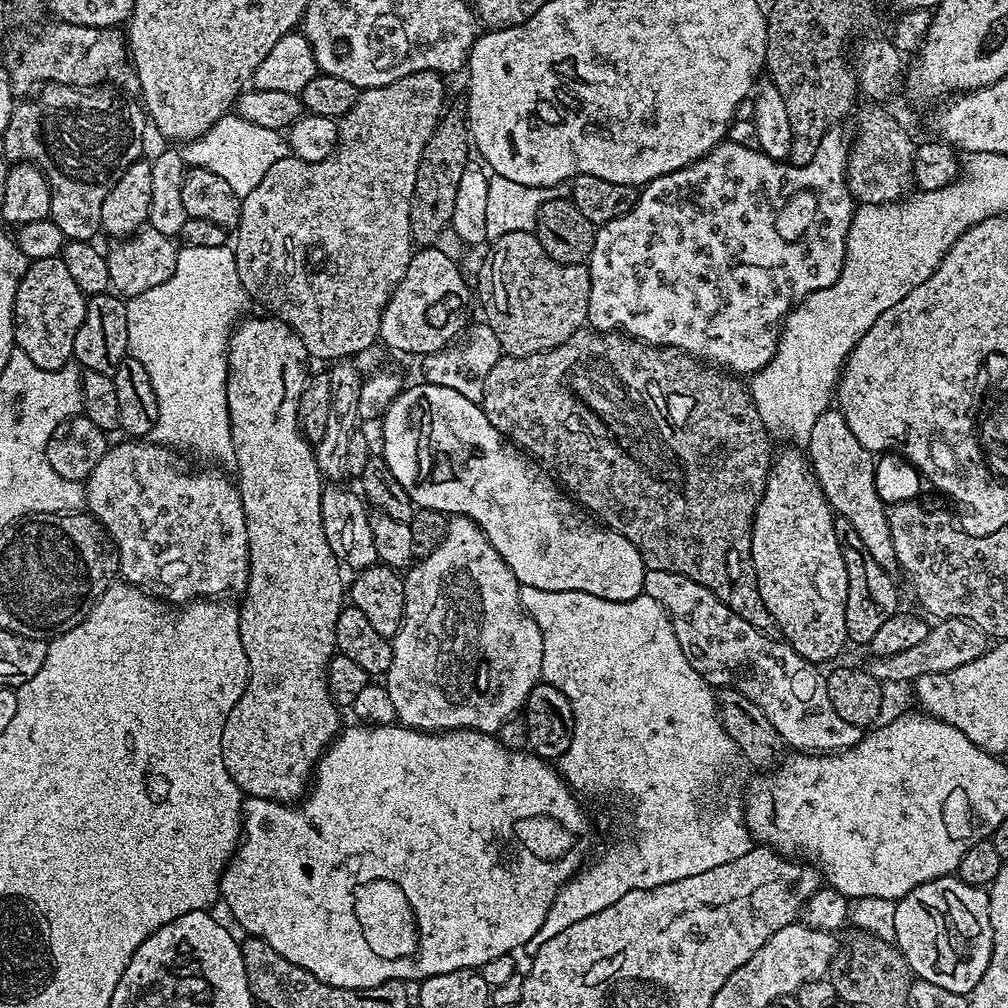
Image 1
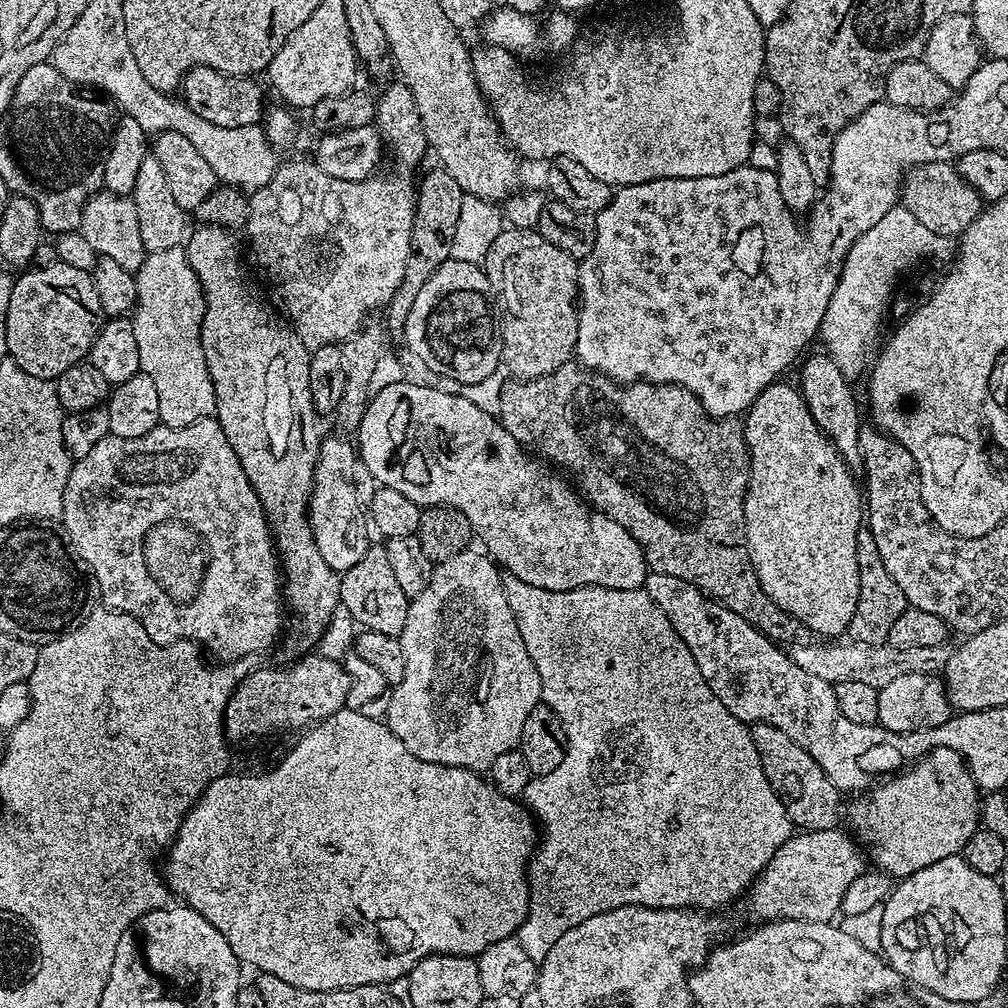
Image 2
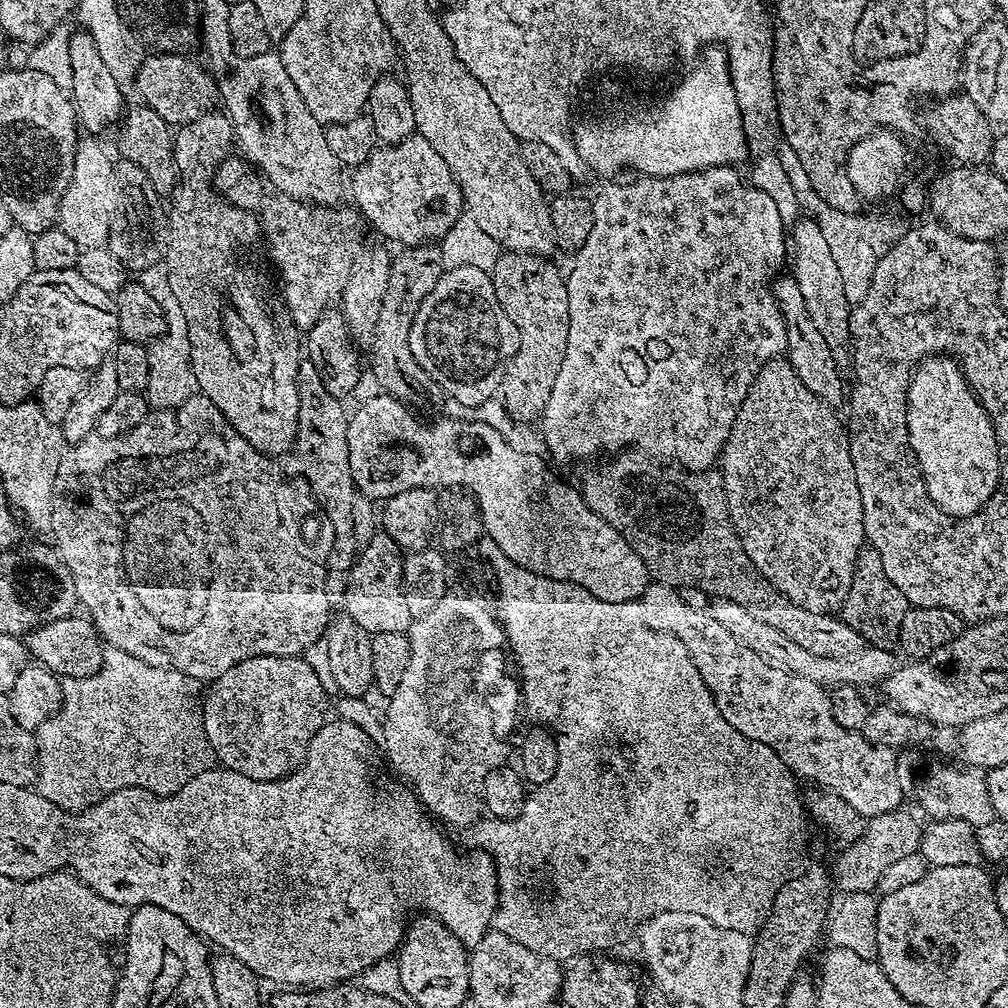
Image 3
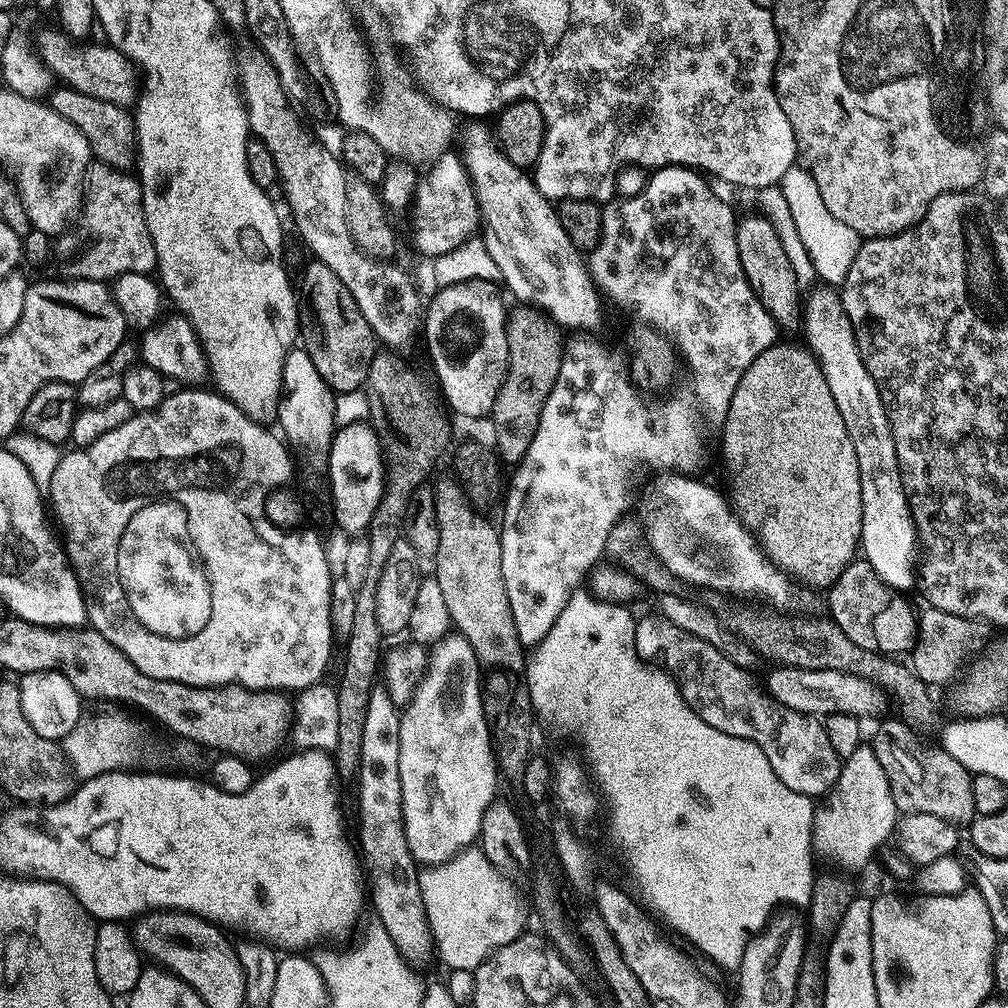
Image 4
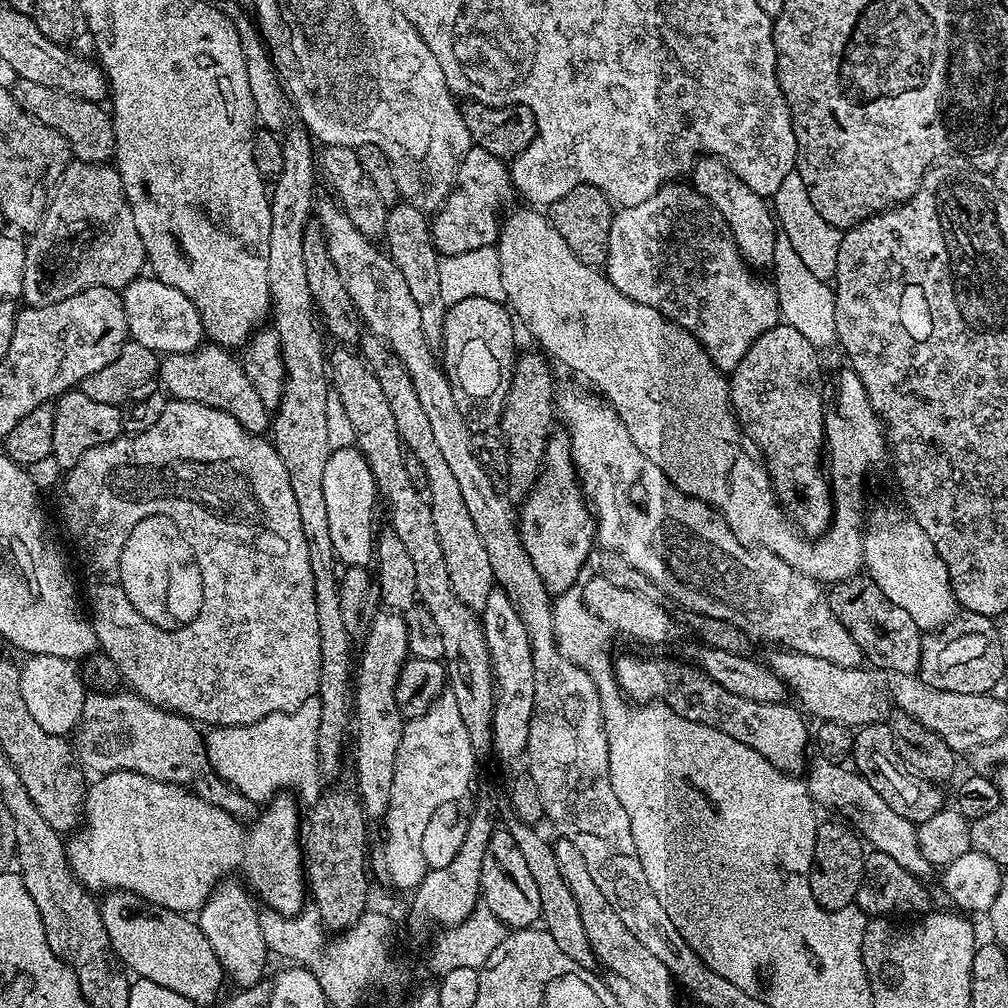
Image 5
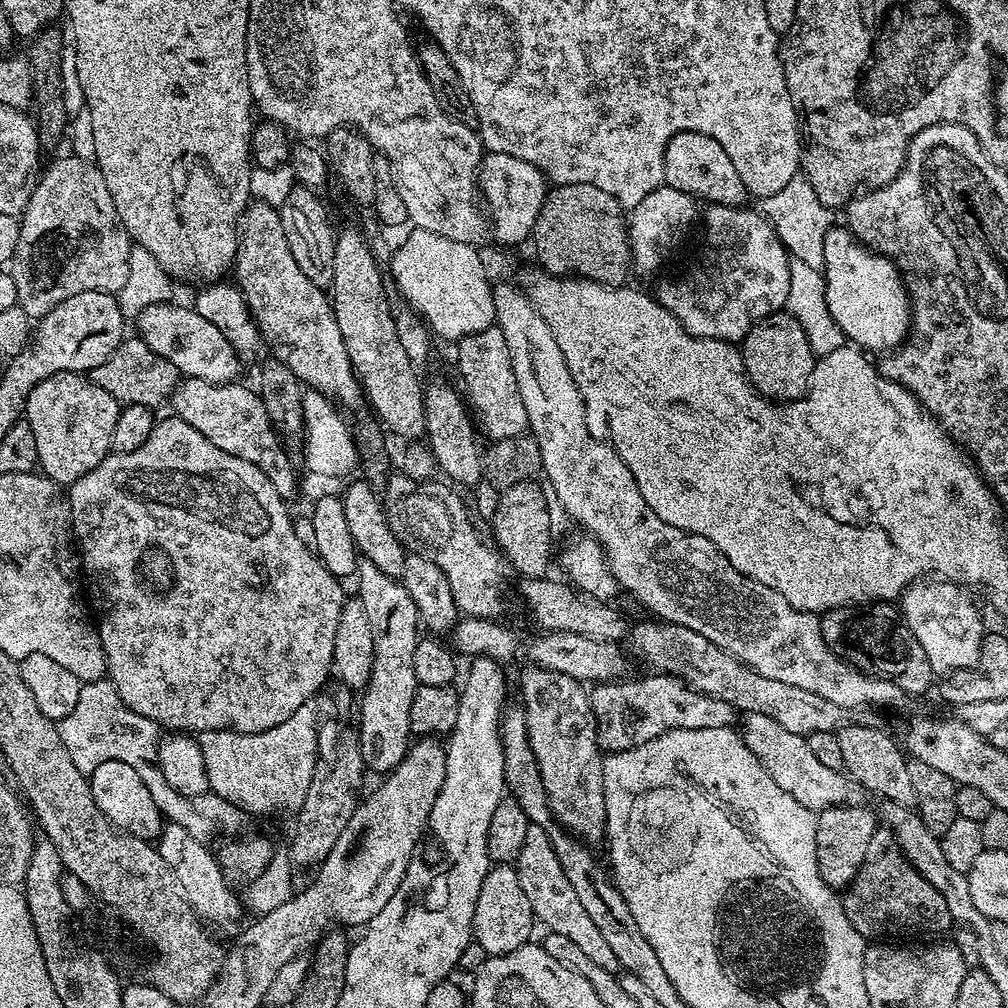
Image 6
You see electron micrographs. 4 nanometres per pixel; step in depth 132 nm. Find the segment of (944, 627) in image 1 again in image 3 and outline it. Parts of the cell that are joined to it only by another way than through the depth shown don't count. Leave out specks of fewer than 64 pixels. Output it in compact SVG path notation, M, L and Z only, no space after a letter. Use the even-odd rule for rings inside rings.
M713 599L709 604L712 605L707 605L706 610L712 615L714 622L719 622L724 629L730 630L730 634L734 634L734 638L738 638L742 646L754 650L754 654L758 654L762 662L766 662L771 668L782 670L788 676L801 676L825 686L852 684L864 690L867 689L867 684L883 685L884 679L898 667L898 660L891 656L893 653L889 649L871 646L862 647L854 654L846 654L846 658L821 658L818 654L810 654L810 650L802 650L802 646L790 642L790 638L774 630L774 626L758 622L758 618L738 606L738 602Z

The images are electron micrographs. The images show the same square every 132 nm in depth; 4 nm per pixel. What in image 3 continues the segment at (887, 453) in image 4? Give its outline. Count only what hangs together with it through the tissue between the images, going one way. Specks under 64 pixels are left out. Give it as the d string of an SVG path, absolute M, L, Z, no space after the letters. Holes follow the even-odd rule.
M811 218L797 219L791 225L790 275L798 282L798 290L802 290L802 299L806 301L806 310L810 310L810 318L814 318L814 326L818 326L818 334L826 338L826 346L830 346L837 362L847 361L852 343L848 321L850 305L842 290L842 278L838 275L834 254L830 254L830 245Z

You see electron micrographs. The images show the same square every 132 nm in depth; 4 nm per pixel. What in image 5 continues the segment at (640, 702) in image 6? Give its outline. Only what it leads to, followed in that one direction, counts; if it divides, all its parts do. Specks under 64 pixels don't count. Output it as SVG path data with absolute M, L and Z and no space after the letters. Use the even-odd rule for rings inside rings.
M624 656L618 660L615 670L620 691L629 701L662 701L682 718L722 730L722 734L730 734L730 738L758 750L766 762L782 772L800 774L805 771L809 759L808 748L810 752L810 728L808 732L809 721L803 711L788 712L787 703L784 702L763 704L750 698L738 698L738 694L724 690L703 669L680 658L651 660L648 656Z

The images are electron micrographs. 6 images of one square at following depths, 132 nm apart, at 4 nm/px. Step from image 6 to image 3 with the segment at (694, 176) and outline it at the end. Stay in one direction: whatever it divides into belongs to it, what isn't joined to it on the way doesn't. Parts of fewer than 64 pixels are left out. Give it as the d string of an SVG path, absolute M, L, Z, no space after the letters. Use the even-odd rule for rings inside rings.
M784 274L771 285L771 289L786 326L788 365L794 370L794 374L798 374L798 378L802 378L802 386L806 386L806 390L810 390L814 398L829 406L843 405L846 400L846 380L845 377L844 380L840 377L841 365L834 358L830 346L826 346L826 338L818 334L818 326L814 326L814 318L810 318L810 310L806 310L802 290L798 290L798 282L790 274Z

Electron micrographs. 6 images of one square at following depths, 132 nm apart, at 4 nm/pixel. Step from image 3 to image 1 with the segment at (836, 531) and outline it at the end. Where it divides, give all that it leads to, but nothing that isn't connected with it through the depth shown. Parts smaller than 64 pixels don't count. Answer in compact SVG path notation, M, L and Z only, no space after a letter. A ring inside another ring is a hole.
M784 446L784 449L775 453L772 461L772 468L768 471L768 481L766 490L756 507L756 516L752 520L752 565L754 574L758 582L758 594L762 602L766 602L766 610L774 618L774 622L780 627L780 636L790 645L803 660L817 666L824 666L827 660L832 660L840 651L844 644L849 643L848 631L846 630L846 590L848 589L848 579L846 578L846 562L842 558L842 550L838 542L836 533L836 516L832 507L828 505L828 499L824 497L824 492L820 488L820 483L816 480L816 475L812 472L812 465L809 464L807 455L799 447Z

